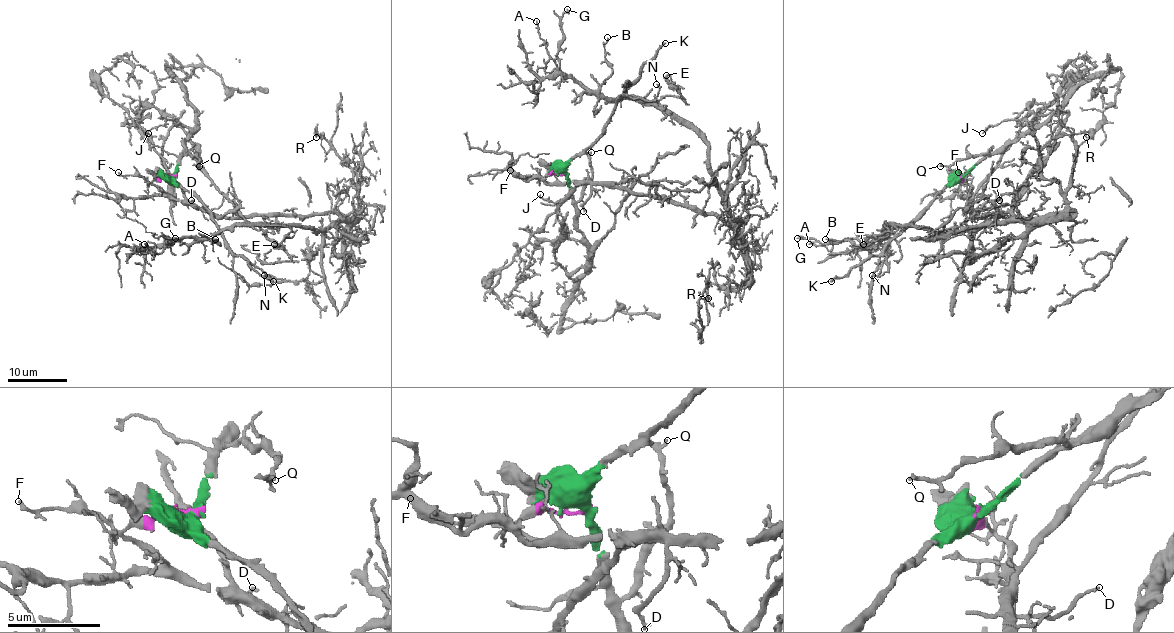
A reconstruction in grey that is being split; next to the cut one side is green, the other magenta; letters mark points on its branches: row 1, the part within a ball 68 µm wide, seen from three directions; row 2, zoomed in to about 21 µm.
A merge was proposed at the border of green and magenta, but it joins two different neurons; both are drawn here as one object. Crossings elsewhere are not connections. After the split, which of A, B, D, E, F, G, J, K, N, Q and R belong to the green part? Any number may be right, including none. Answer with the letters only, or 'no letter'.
J, K, N, Q

